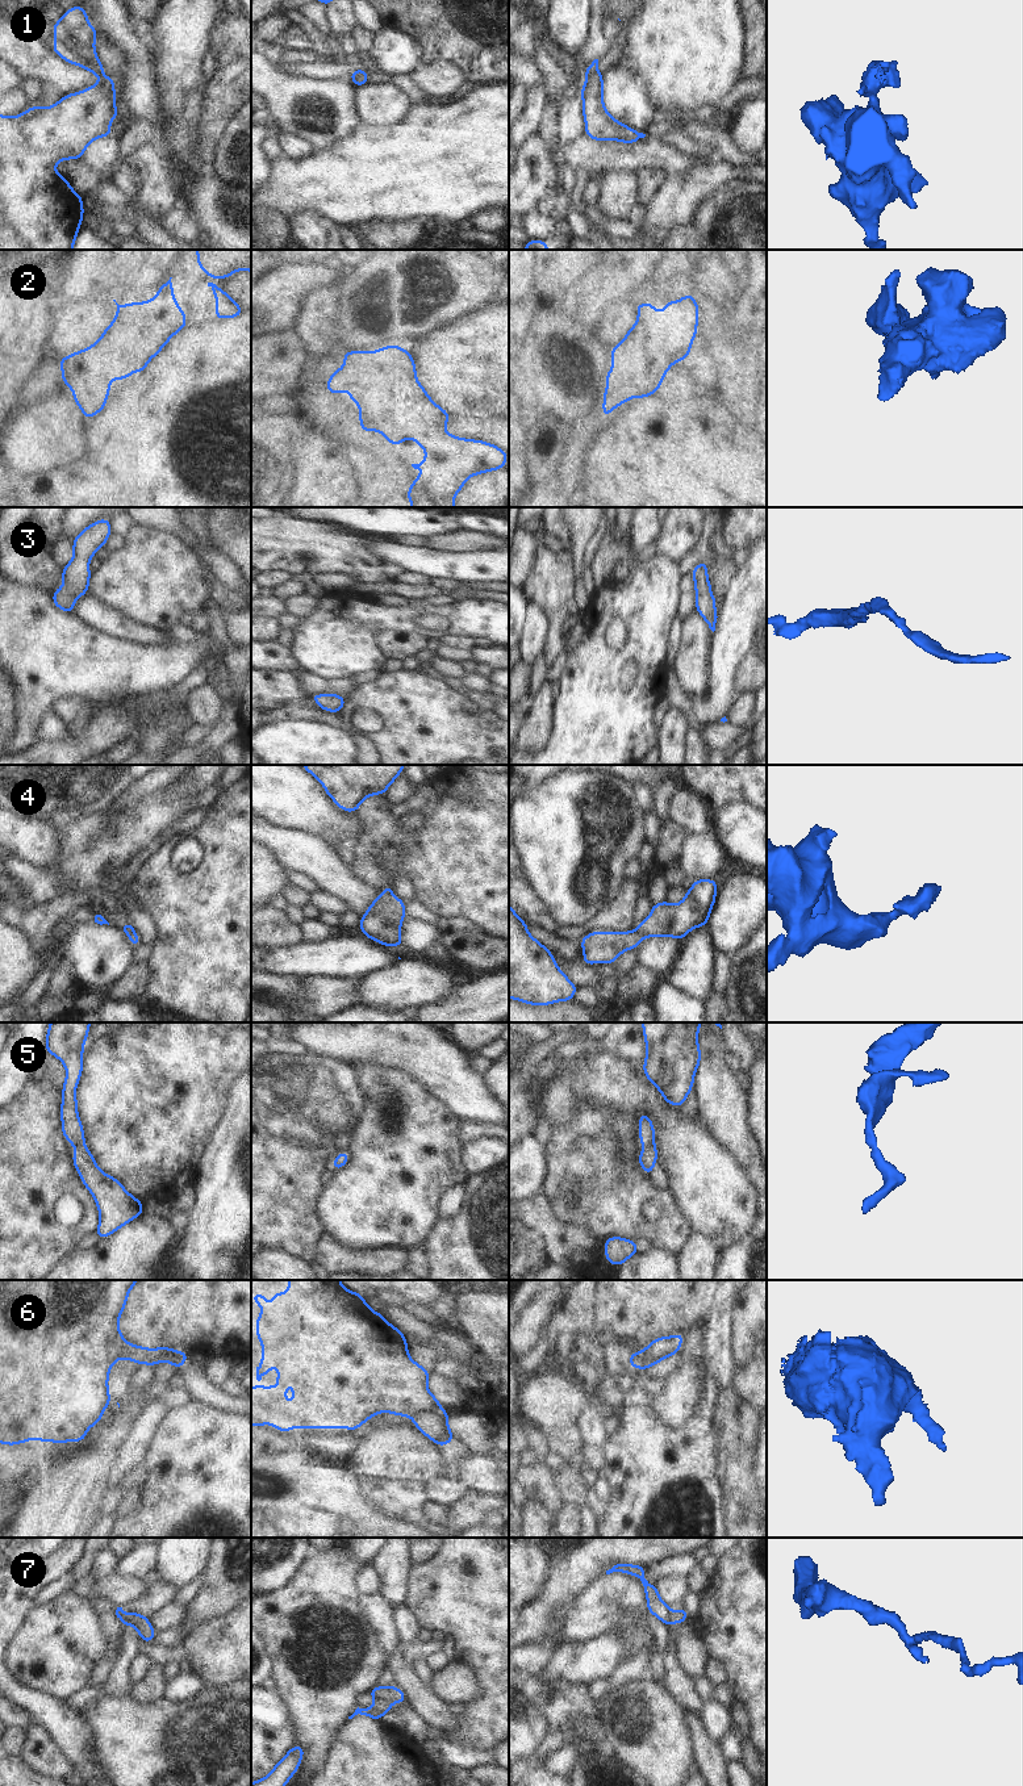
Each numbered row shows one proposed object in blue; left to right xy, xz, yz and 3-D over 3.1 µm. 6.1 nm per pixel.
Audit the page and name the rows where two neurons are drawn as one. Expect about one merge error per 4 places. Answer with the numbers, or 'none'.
1, 6, 7

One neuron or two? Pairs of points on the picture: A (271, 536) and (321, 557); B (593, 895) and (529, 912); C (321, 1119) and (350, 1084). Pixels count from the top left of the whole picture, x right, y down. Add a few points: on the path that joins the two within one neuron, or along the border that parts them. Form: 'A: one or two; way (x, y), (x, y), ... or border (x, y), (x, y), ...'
A: one; way (283, 542), (295, 546), (309, 546)
B: two; border (529, 882), (551, 917), (558, 924), (571, 927)
C: one; way (324, 1111), (342, 1092)

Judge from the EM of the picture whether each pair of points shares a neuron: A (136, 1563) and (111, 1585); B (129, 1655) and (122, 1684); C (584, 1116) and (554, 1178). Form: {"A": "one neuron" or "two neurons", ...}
{"A": "two neurons", "B": "one neuron", "C": "one neuron"}

